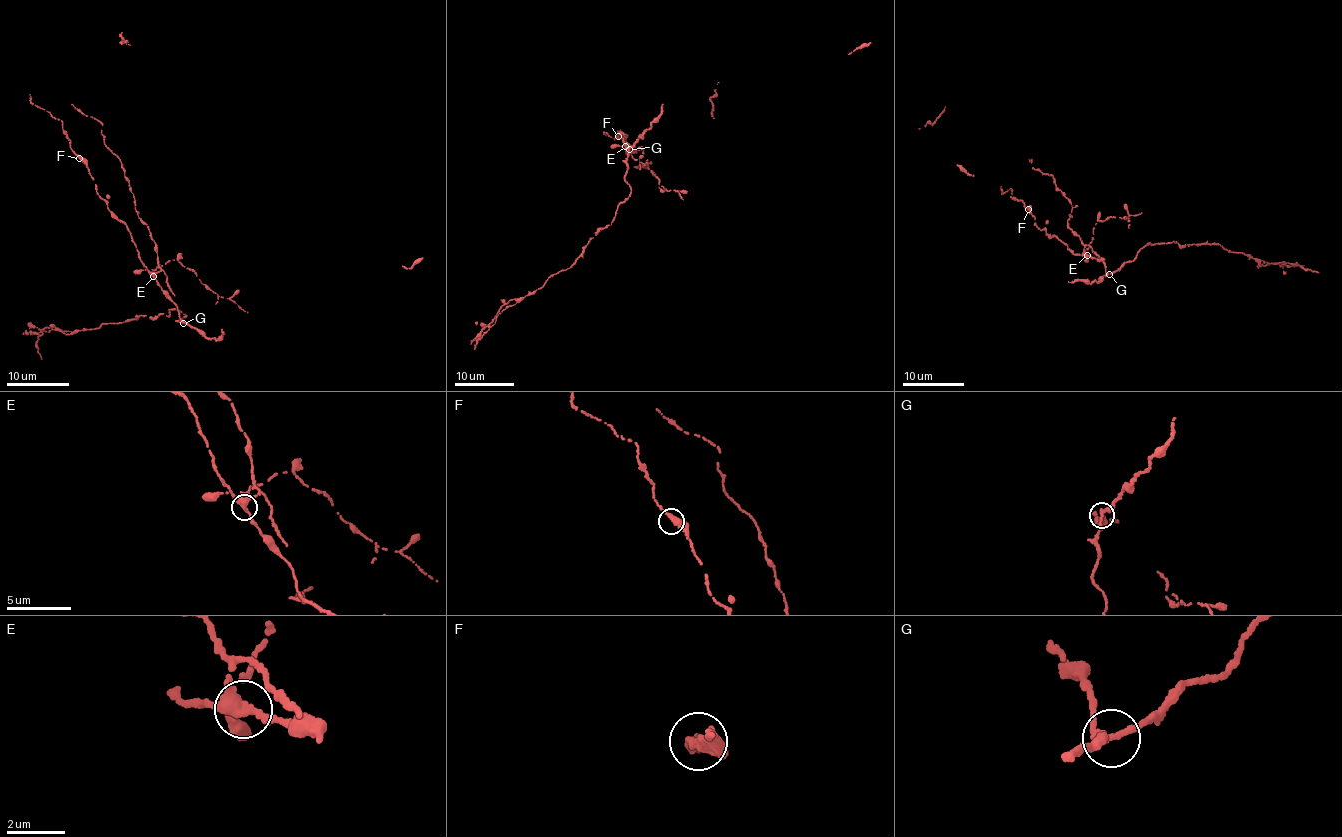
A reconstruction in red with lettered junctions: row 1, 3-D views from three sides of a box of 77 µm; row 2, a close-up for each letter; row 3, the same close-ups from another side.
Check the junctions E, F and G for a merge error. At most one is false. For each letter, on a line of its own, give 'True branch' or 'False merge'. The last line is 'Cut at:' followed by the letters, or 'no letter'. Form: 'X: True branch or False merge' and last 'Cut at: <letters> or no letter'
E: False merge
F: True branch
G: True branch
Cut at: E

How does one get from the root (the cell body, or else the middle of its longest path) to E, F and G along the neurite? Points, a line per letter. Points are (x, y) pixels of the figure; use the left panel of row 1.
E: (172, 301), (154, 276)
F: (172, 301), (143, 265), (129, 228), (108, 209), (107, 203), (97, 194), (88, 168), (79, 158)
G: (172, 301), (183, 323)

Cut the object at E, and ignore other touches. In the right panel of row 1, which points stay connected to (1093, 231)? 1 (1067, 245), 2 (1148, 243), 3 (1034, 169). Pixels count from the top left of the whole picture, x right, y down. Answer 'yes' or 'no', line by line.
1: no
2: no
3: yes

